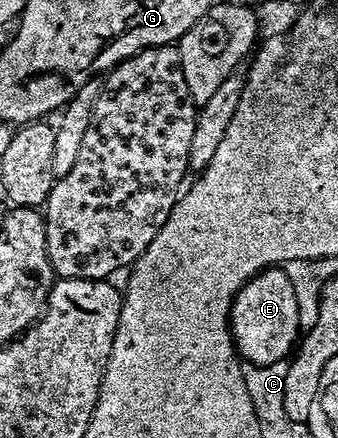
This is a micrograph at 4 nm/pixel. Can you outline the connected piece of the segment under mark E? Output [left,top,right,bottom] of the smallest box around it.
[230,266,300,363]

